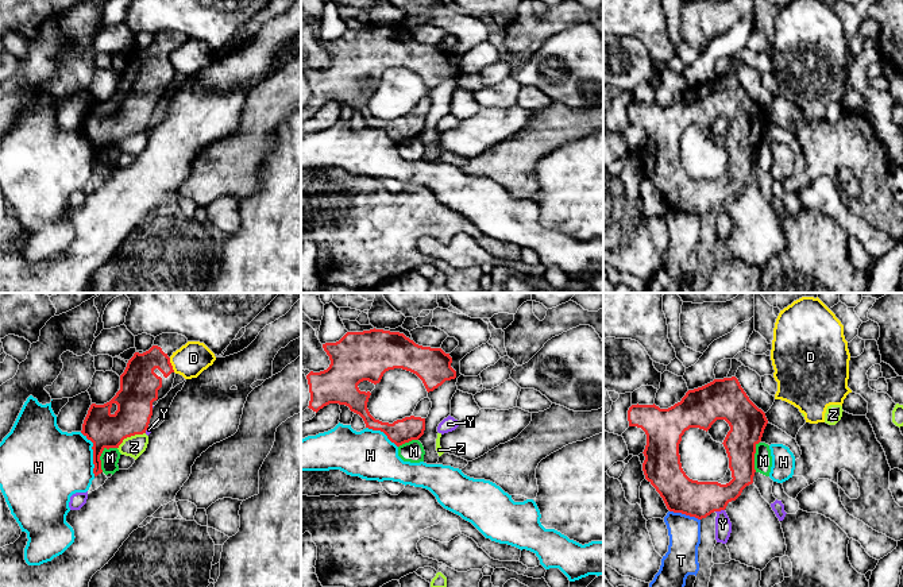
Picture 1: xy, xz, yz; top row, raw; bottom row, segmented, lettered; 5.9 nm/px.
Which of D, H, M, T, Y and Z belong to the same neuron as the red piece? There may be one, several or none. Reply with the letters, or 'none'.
none

